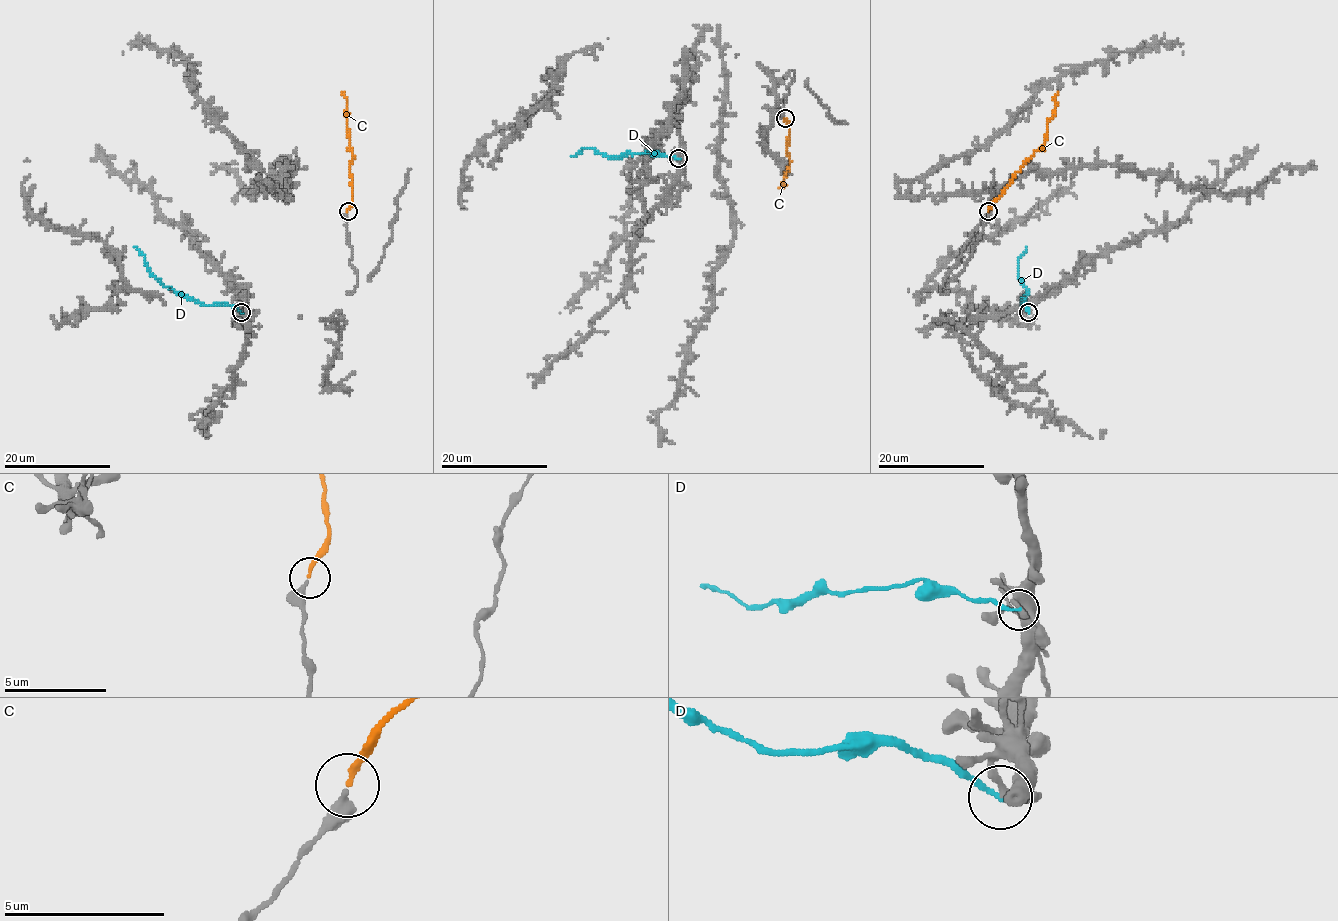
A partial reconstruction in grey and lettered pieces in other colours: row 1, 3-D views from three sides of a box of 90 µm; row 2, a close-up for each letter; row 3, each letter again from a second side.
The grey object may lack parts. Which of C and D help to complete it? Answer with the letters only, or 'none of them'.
C

